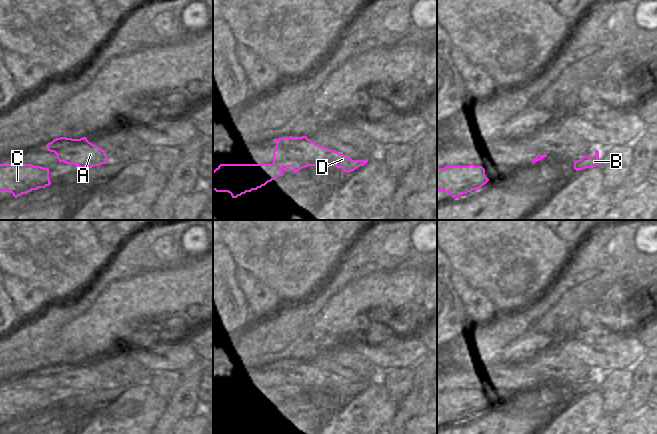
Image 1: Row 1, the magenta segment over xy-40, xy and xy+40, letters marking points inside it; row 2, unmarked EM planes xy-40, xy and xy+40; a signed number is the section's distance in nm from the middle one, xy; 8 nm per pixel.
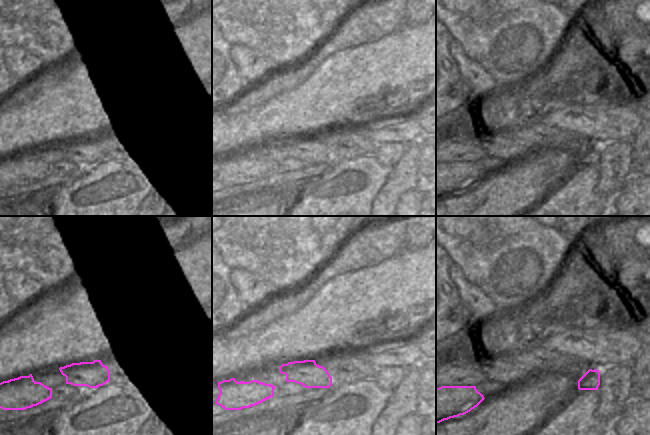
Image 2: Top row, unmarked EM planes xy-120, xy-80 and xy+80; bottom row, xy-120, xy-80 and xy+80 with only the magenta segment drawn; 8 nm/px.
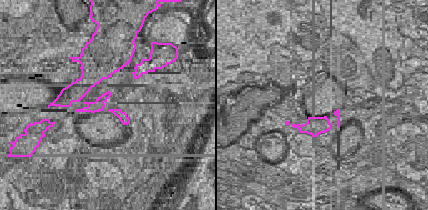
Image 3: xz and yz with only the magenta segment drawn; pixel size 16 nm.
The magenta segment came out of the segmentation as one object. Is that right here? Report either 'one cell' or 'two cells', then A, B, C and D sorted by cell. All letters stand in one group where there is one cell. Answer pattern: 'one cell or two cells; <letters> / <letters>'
one cell; A B C D

